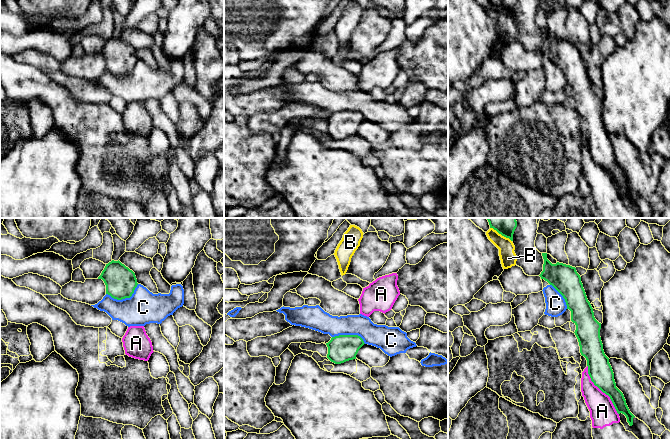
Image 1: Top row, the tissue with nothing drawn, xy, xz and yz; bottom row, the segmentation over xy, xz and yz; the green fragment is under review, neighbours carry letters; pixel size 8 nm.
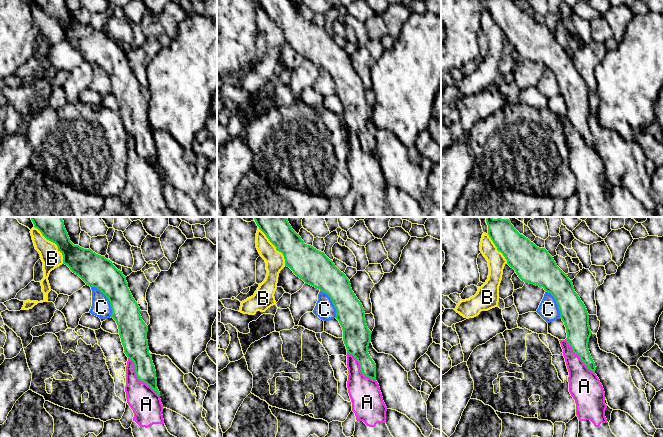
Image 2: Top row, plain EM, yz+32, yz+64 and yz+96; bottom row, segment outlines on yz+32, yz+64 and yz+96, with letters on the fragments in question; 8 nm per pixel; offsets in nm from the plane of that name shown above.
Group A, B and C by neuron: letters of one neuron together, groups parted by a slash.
A / B / C

